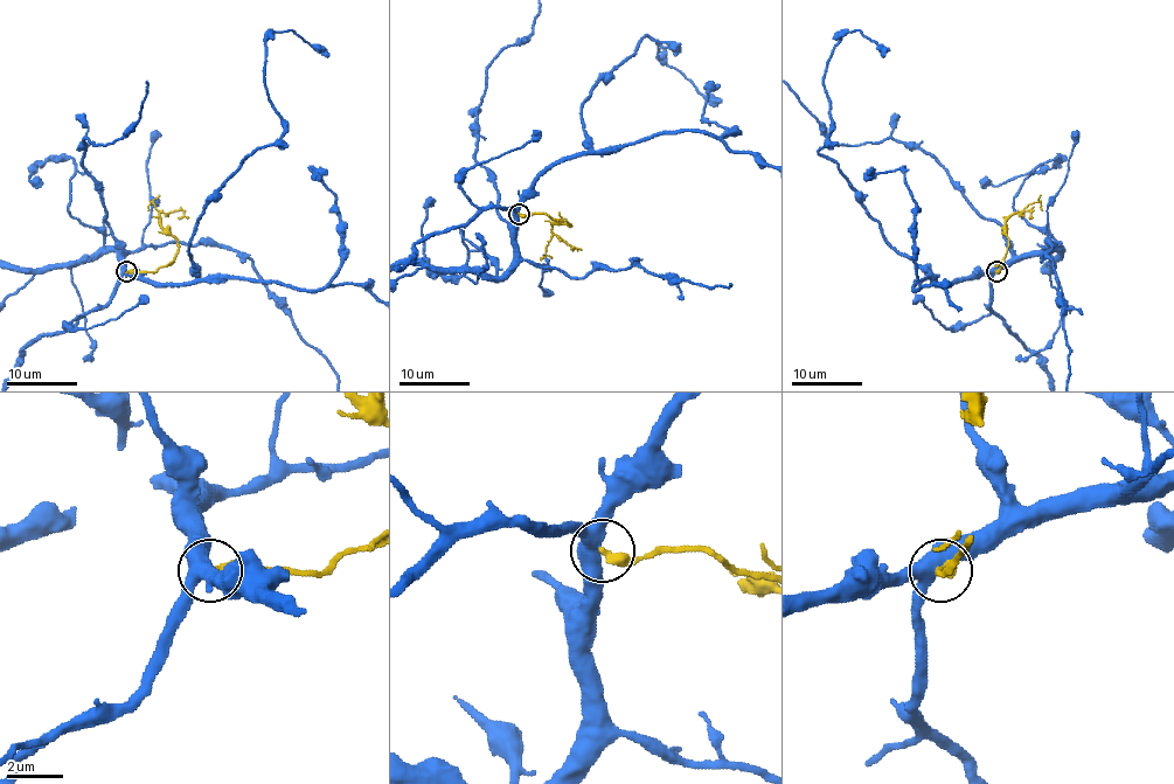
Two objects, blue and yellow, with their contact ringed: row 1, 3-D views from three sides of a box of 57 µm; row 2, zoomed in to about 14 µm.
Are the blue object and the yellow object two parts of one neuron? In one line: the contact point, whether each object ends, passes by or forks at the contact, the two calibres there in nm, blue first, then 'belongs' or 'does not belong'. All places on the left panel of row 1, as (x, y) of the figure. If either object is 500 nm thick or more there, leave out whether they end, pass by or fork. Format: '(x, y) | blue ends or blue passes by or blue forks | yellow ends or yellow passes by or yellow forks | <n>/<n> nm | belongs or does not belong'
(126, 271) | blue forks | yellow ends | 440/360 nm | does not belong

